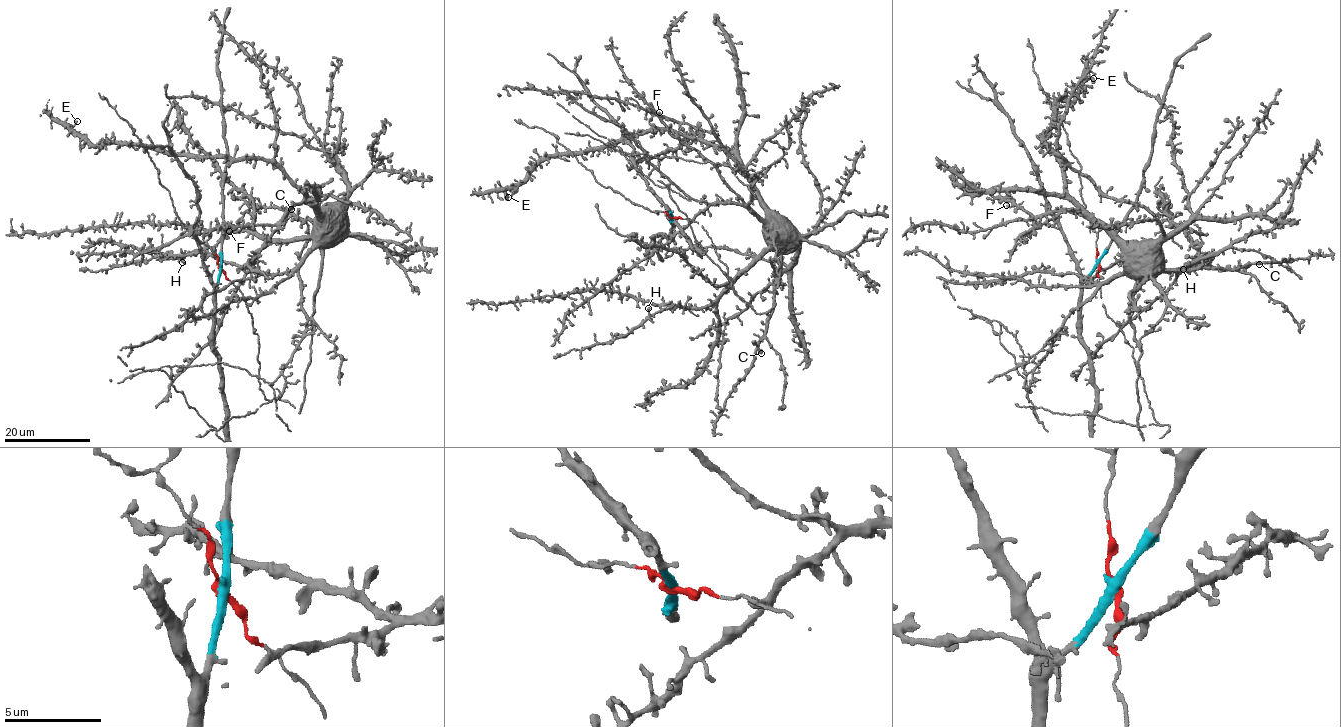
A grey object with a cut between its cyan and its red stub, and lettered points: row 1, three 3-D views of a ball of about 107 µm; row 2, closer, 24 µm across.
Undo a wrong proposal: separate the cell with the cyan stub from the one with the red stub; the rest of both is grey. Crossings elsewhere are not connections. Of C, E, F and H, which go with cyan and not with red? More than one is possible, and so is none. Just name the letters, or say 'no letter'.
no letter

